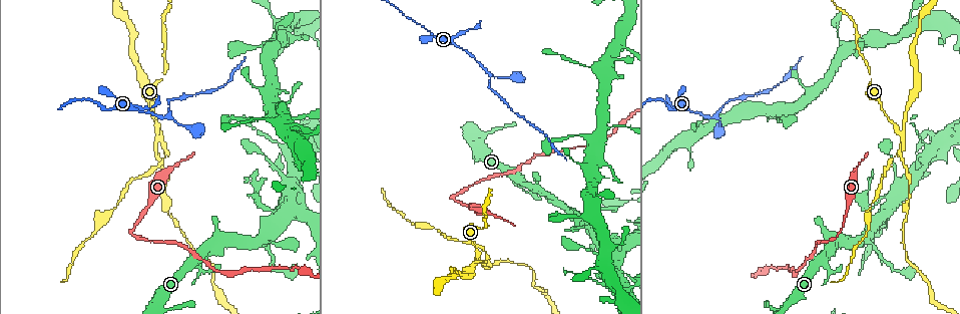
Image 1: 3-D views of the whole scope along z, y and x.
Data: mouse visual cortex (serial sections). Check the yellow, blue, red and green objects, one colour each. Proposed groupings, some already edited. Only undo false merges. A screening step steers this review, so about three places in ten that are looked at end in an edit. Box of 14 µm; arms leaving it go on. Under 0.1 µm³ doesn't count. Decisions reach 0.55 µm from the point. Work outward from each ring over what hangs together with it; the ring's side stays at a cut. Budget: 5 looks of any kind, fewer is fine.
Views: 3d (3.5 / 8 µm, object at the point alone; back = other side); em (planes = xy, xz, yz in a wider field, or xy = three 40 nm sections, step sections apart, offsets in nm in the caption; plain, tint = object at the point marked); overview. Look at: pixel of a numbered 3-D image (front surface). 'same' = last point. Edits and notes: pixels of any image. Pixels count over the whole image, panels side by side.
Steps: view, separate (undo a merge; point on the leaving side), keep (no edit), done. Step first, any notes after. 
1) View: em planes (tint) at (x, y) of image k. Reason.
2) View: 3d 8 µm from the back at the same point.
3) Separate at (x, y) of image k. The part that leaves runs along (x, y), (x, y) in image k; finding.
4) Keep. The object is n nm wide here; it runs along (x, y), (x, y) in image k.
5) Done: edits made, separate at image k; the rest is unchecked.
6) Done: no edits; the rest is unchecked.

View: 3d 3.5 µm at (156, 133) of image 1. Two arms at a narrow angle.

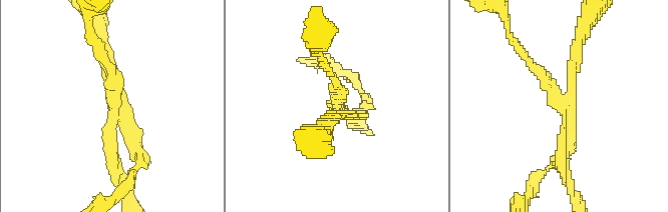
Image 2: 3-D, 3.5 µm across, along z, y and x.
View: em xy step 2 (tint) at (337, 105) of image 2.

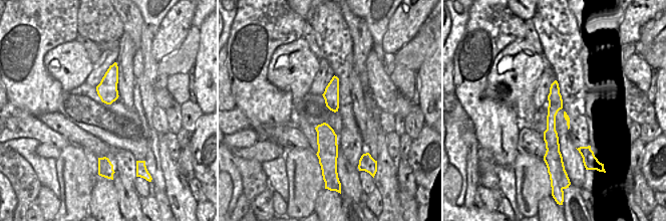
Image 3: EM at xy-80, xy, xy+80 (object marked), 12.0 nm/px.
Separate at (364, 101) of image 2. The arms are 150, 150, 200, 200 nm wide; the part that leaves runs along (336, 109), (318, 135) in image 2; two cells meet here.

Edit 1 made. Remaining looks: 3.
View: overview. See it whole again.

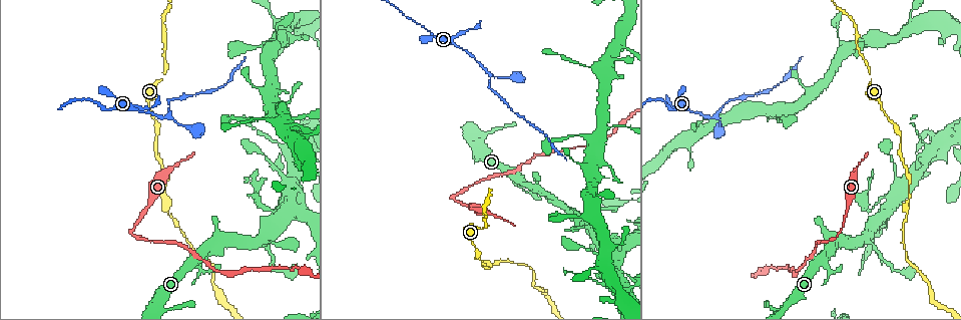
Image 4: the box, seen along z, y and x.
View: 3d 3.5 µm at (284, 208) of image 4. Calibre changes.

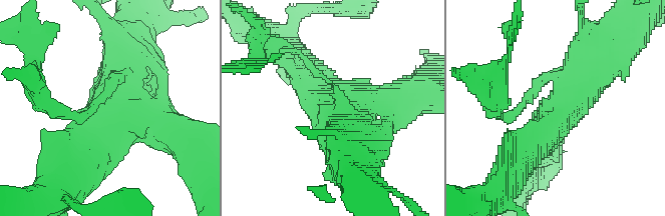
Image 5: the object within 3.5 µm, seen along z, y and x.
View: em planes (tint) at (116, 109) of image 5. 4 arms meet here; the arms are 150, 400, 450, 500 nm wide; now the EM.

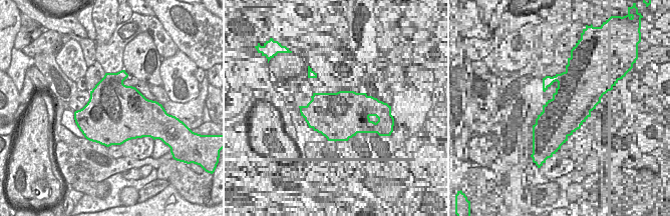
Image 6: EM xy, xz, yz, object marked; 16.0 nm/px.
Separate at (523, 105) of image 5. The part that leaves runs along (543, 79), (513, 116), (491, 107) in image 5; two cells meet here.

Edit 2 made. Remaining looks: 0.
Done: edits made, separate at image 2, separate at image 5; the rest is unchecked.

